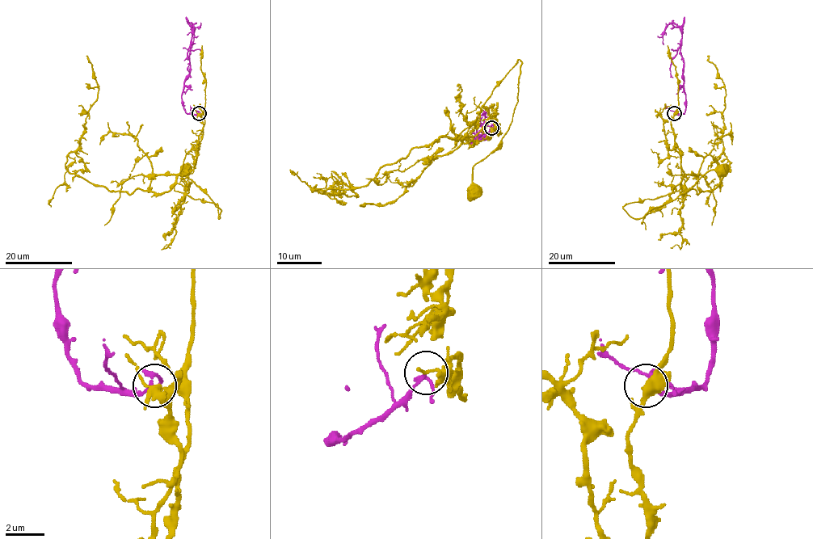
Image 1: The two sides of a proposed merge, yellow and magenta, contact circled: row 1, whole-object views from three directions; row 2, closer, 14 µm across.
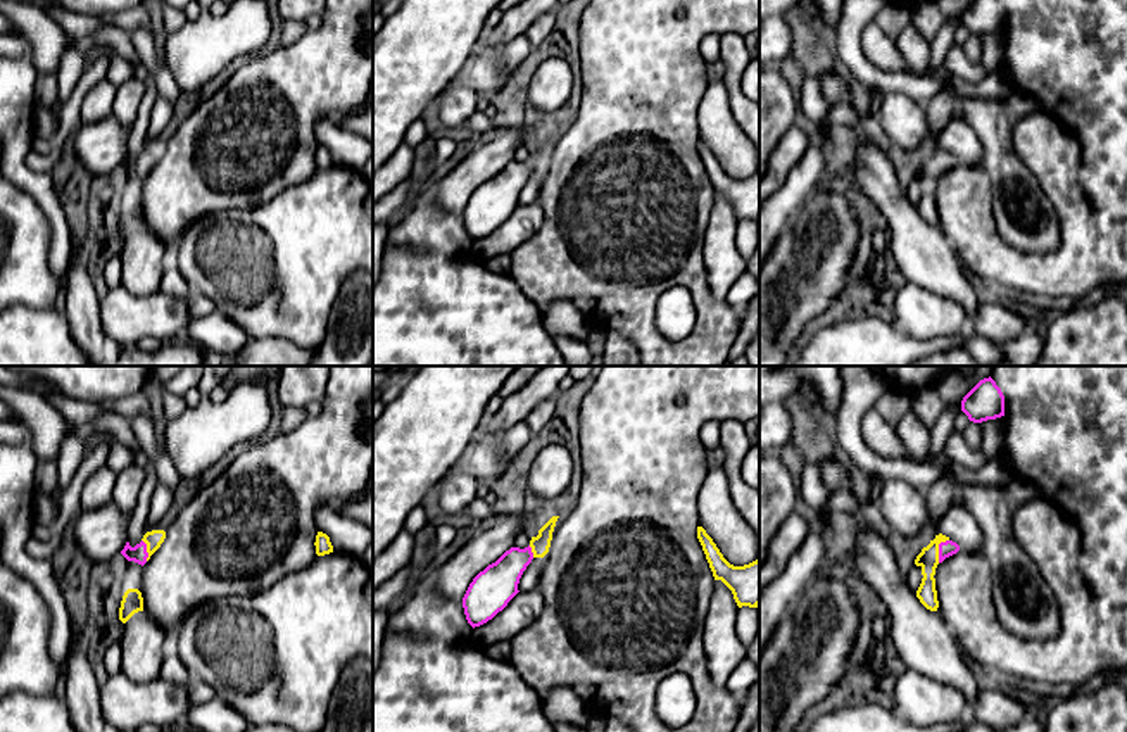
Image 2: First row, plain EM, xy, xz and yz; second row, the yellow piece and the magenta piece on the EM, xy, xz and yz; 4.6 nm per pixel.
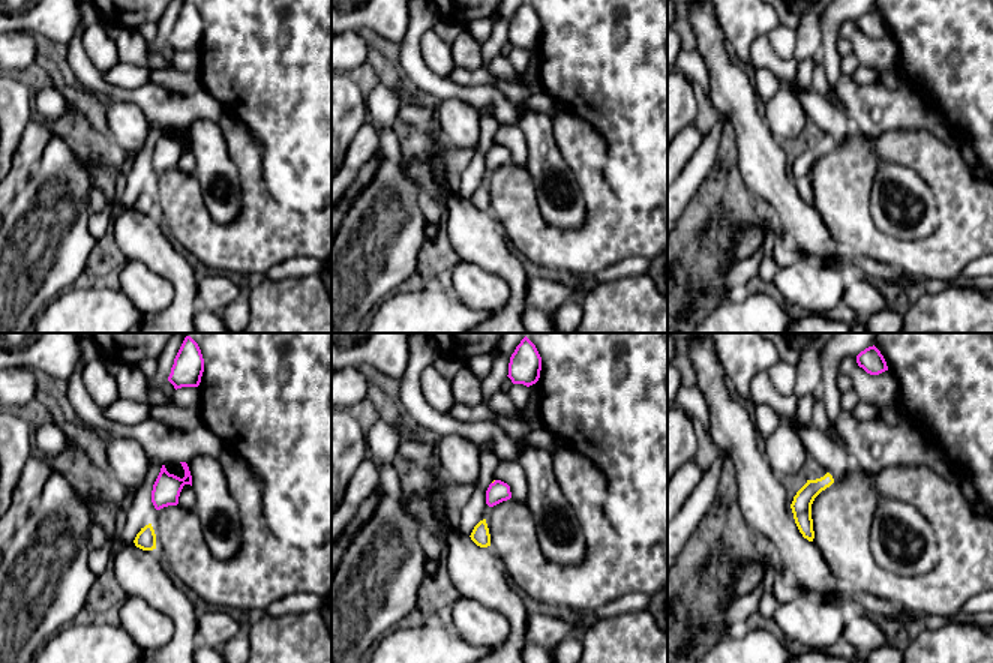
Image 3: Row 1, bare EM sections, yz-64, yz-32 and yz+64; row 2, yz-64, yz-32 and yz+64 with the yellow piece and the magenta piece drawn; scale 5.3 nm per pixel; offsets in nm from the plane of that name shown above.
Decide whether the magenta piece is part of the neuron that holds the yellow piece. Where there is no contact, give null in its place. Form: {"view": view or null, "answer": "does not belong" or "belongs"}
{"view": "yz", "answer": "does not belong"}

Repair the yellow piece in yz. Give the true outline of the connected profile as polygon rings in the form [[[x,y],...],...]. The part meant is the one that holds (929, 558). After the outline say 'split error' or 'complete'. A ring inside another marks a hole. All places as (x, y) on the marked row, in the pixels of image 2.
[[[939,533],[927,547],[922,549],[922,552],[916,556],[915,565],[922,568],[922,584],[916,590],[916,597],[920,603],[930,609],[937,611],[939,601],[937,601],[937,590],[935,590],[935,568],[939,565],[939,544],[949,540],[949,537]]] | complete

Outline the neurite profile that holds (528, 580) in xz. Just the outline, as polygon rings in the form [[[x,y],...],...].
[[[544,558],[532,559],[532,563],[526,566],[526,570],[523,571],[519,578],[519,584],[518,584],[519,592],[528,592],[528,590],[537,589],[542,566],[544,566]]]

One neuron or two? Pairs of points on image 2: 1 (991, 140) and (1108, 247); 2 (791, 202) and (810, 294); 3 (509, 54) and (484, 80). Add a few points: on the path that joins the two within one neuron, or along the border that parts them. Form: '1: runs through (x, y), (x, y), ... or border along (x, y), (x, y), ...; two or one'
1: border along (1017, 154), (1050, 199), (1060, 223); two
2: border along (817, 183), (777, 239); two
3: runs through (503, 61), (491, 73); one

